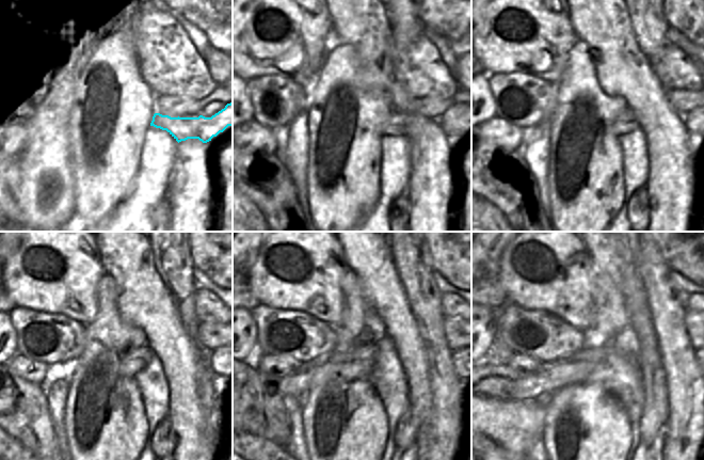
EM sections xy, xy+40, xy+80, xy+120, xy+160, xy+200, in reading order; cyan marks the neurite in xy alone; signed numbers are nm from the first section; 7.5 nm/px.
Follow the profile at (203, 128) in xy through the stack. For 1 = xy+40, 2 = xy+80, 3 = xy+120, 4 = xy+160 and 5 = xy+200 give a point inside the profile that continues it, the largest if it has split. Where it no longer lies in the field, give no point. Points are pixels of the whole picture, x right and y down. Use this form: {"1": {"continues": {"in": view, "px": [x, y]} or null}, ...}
{"1": {"continues": {"in": "xy+40", "px": [398, 124]}}, "2": {"continues": {"in": "xy+80", "px": [626, 122]}}, "3": {"continues": {"in": "xy+120", "px": [132, 362]}}, "4": {"continues": {"in": "xy+160", "px": [357, 364]}}, "5": {"continues": {"in": "xy+200", "px": [498, 379]}}}

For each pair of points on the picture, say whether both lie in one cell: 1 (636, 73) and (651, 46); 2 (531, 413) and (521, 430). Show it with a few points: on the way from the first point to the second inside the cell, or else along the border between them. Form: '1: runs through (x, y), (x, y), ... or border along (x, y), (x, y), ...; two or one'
1: border along (634, 33), (640, 49), (653, 68); two
2: runs through (527, 417), (521, 426); one

